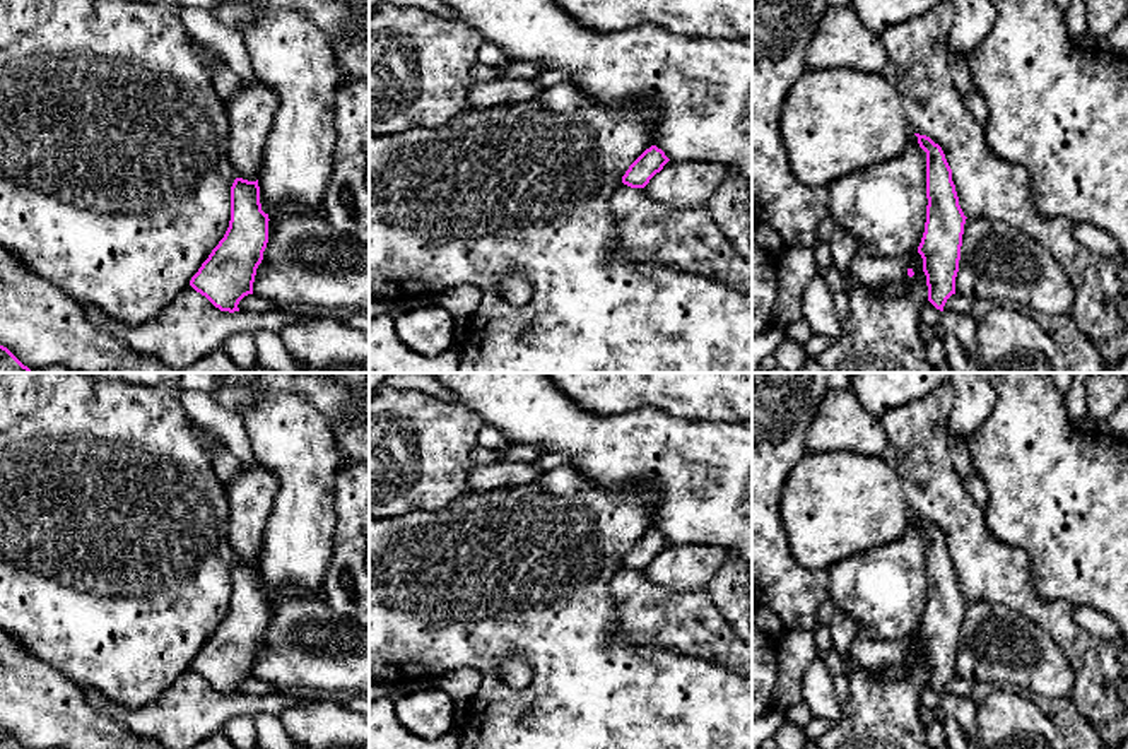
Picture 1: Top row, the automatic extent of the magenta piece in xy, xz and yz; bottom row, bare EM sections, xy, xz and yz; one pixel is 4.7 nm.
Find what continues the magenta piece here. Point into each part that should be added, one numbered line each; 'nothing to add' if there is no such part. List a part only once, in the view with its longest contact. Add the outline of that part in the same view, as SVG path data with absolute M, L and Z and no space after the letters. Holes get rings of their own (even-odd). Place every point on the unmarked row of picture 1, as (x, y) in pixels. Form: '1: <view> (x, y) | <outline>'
nothing to add

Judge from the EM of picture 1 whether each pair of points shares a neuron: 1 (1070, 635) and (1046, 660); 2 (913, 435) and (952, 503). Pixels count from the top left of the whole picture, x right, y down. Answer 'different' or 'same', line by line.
1: different
2: same

